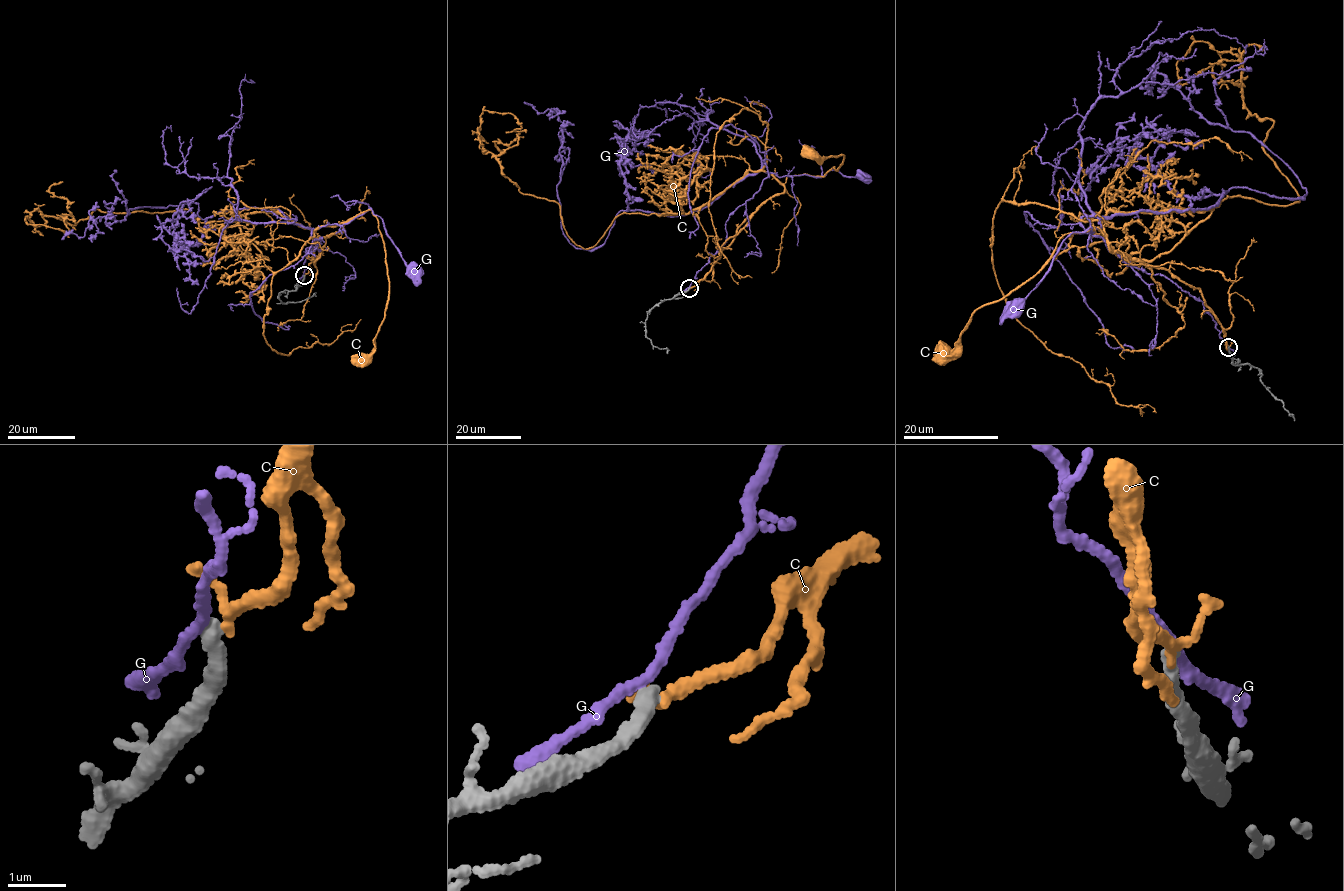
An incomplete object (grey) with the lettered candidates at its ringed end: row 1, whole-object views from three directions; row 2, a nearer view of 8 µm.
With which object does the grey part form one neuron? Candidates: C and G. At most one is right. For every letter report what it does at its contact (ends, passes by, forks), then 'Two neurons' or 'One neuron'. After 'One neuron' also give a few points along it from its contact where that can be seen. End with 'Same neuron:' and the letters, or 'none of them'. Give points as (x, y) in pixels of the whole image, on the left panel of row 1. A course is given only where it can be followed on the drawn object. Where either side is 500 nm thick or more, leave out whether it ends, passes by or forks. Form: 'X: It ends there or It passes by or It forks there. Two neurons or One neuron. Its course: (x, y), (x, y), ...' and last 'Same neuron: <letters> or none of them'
C: It passes by. One neuron. Its course: (304, 275), (317, 237), (343, 230), (339, 221), (371, 210), (385, 254), (388, 295), (374, 348), (361, 359)
G: It passes by. Two neurons
Same neuron: C

